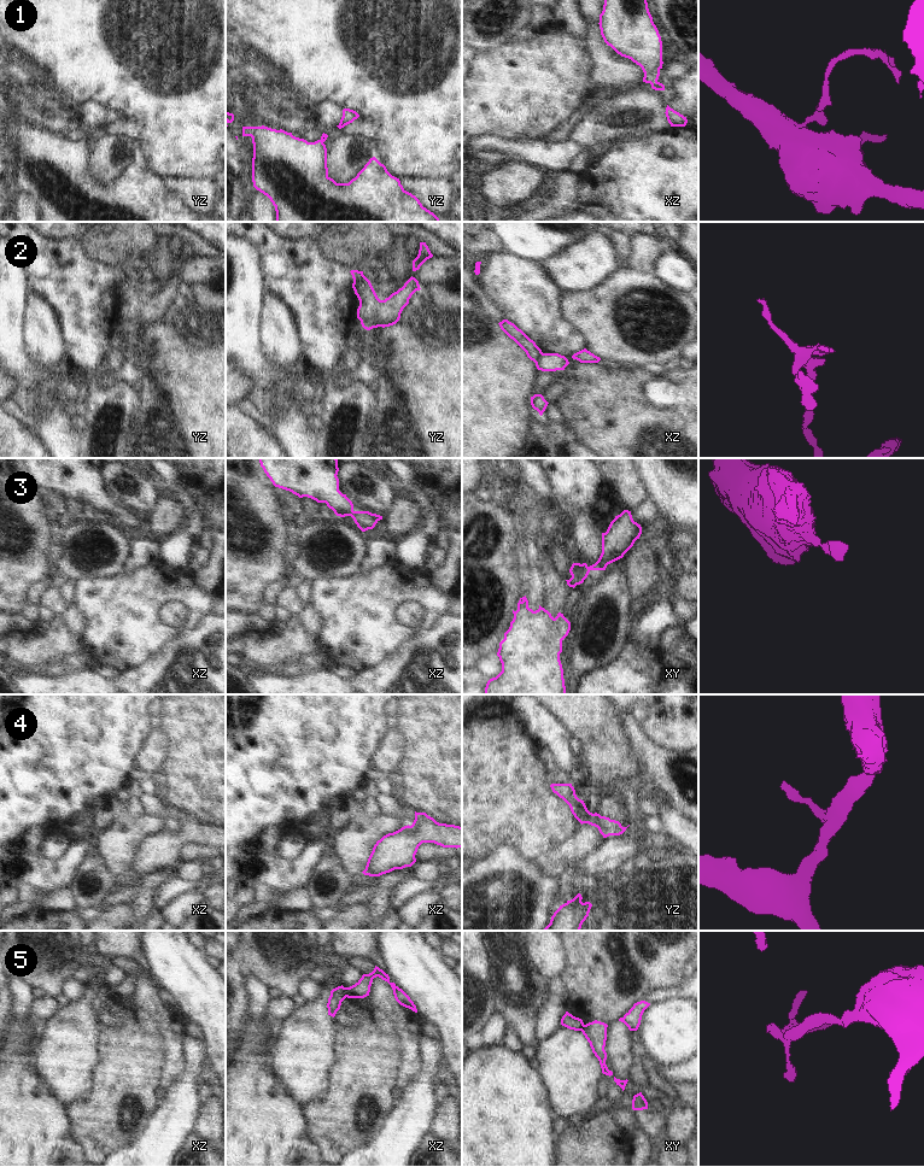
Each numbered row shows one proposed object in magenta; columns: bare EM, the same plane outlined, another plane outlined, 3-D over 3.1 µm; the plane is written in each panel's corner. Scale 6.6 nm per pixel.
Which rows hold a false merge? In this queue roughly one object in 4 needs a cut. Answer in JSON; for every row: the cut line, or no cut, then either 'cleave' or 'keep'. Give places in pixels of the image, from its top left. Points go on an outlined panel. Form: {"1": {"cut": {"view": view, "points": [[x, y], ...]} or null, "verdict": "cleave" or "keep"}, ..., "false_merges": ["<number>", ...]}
{"1": {"cut": null, "verdict": "keep"}, "2": {"cut": {"view": "yz", "points": [[366, 277], [358, 282], [358, 292], [356, 294]]}, "verdict": "cleave"}, "3": {"cut": null, "verdict": "keep"}, "4": {"cut": null, "verdict": "keep"}, "5": {"cut": {"view": "xz", "points": [[345, 987], [346, 996]]}, "verdict": "cleave"}, "false_merges": ["2", "5"]}

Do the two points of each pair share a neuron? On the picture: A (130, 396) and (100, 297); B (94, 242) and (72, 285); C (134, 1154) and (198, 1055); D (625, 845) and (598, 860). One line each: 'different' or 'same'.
A: same
B: different
C: same
D: same

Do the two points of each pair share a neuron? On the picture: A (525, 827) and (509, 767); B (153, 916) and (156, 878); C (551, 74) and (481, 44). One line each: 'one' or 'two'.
A: one
B: two
C: two

